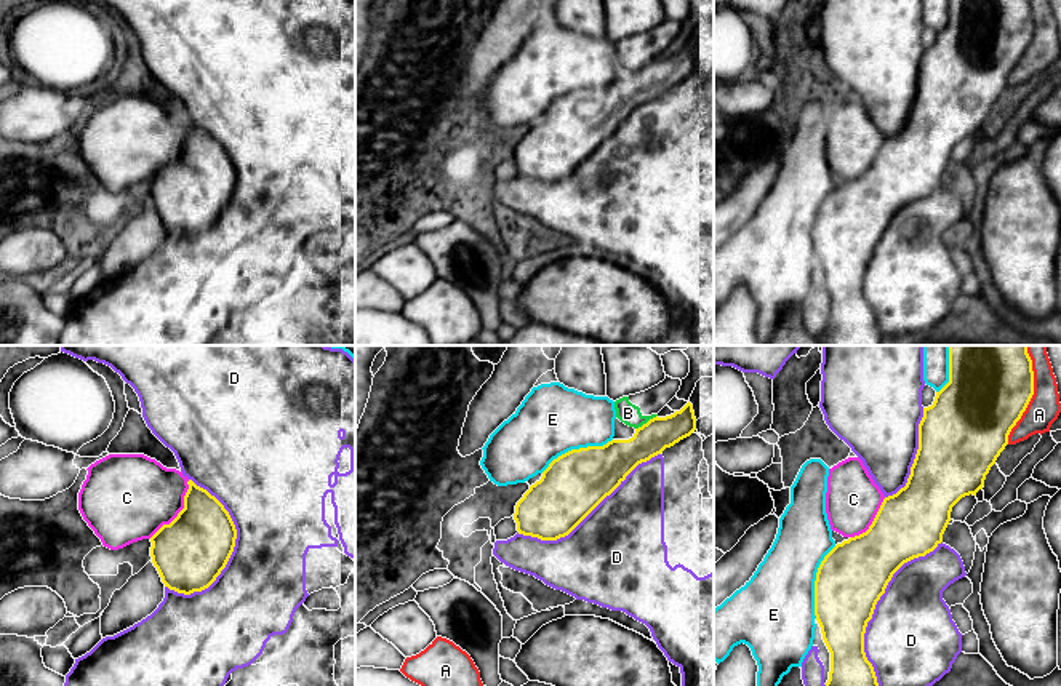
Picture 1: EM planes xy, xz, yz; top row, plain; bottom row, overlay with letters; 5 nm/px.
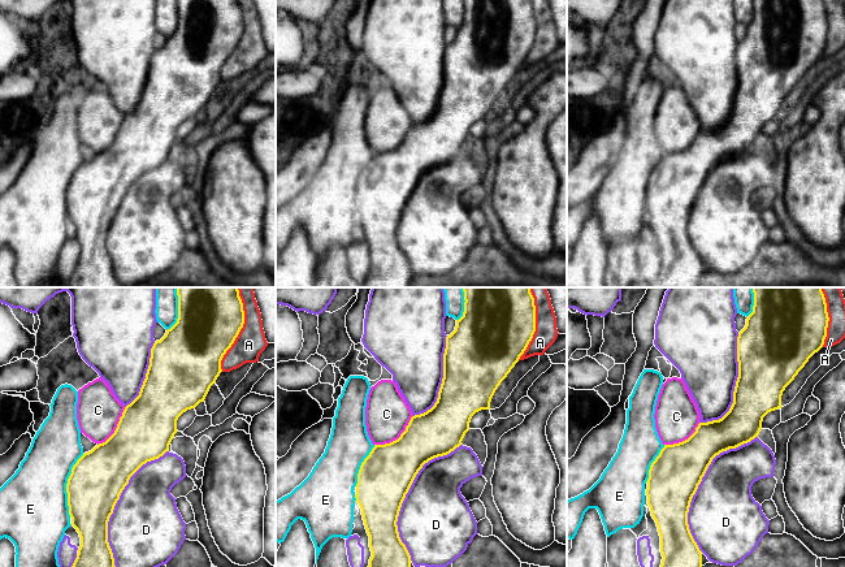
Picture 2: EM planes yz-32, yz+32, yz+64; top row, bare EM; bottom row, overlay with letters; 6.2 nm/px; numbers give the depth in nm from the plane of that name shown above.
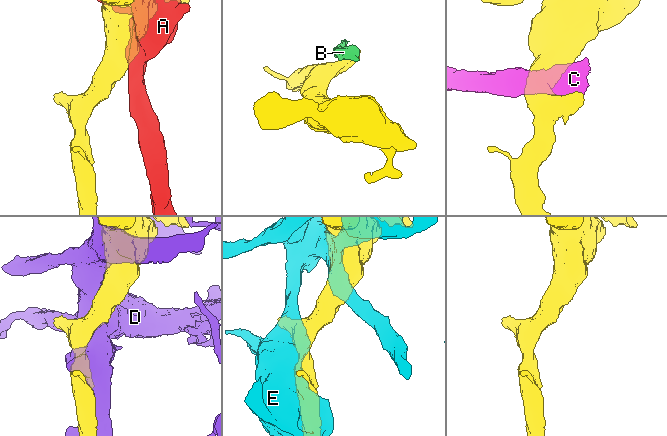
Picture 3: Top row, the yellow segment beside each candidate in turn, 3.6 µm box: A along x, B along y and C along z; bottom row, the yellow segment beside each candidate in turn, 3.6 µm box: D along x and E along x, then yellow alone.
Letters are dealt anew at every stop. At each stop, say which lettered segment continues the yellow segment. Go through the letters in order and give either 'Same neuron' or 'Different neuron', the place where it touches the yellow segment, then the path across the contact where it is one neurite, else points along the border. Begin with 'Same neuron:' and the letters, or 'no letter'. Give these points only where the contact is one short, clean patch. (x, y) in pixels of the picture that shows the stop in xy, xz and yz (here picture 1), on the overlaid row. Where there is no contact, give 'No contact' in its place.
Same neuron: no letter
A: Different neuron. Touches yellow at yz (1032, 394)
B: Different neuron. Touches yellow at xz (647, 422). Boundary: xz (656, 414), (636, 429)
C: Different neuron. Touches yellow at xy (180, 512)
D: Different neuron. Touches yellow at yz (874, 606)
E: Different neuron. Touches yellow at yz (815, 582)

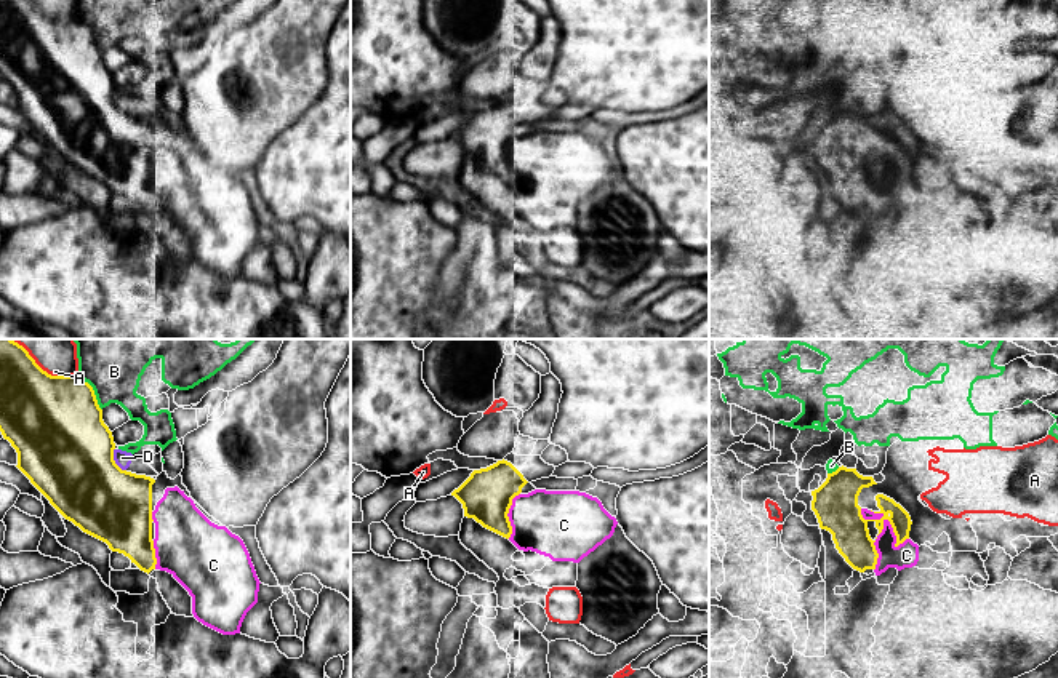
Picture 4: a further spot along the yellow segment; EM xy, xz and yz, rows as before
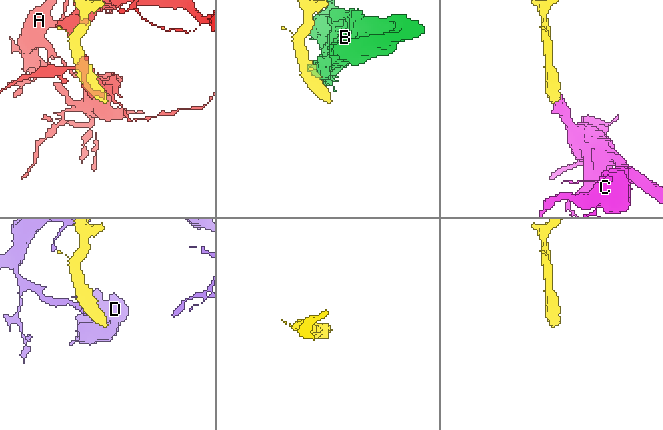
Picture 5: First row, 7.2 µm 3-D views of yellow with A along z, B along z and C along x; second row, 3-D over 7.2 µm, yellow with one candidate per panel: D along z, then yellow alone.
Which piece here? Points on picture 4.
Same neuron: C
A: Different neuron. Touches yellow at xy (42, 370)
B: Different neuron. Touches yellow at xy (93, 392)
C: Same neuron. Touches yellow at yz (881, 531)
D: Different neuron. Touches yellow at xy (114, 461). Boundary: xy (114, 448), (114, 461), (125, 470)

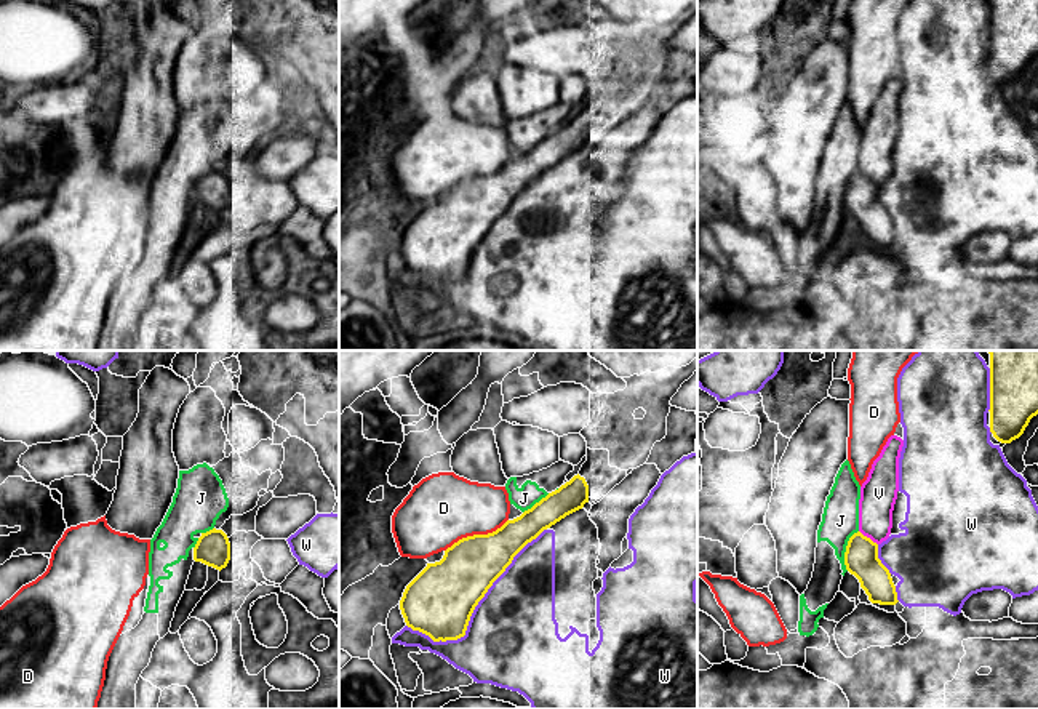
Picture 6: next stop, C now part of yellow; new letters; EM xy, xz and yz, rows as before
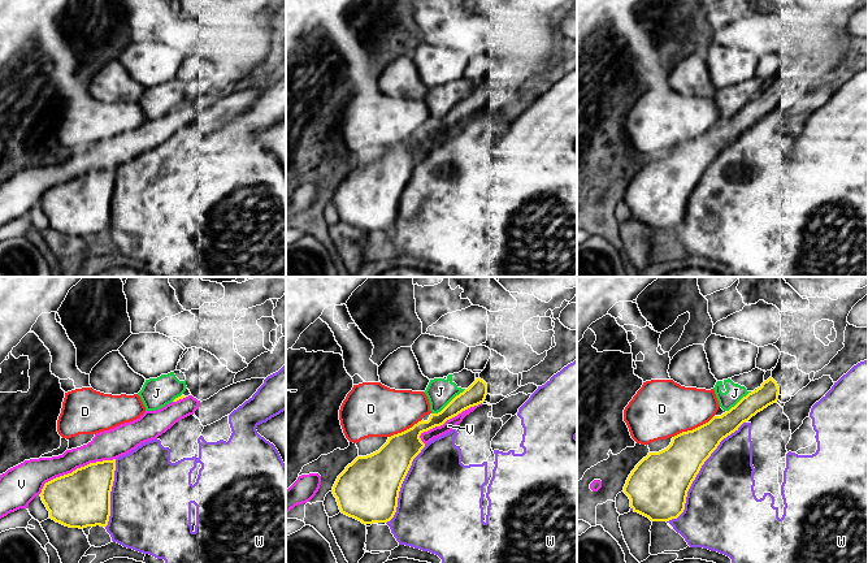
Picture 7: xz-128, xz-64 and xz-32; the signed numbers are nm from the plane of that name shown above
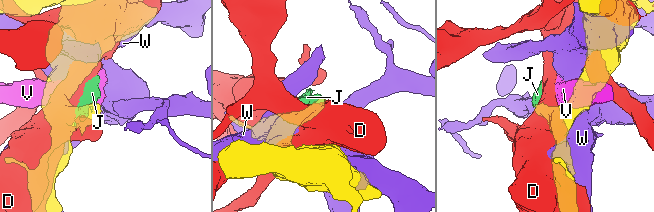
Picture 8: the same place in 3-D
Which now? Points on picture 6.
Same neuron: no letter
D: Different neuron. Touches yellow at xz (475, 535)
J: Different neuron. Touches yellow at yz (846, 551). Boundary: yz (858, 530), (846, 546), (846, 570)
V: Different neuron. Touches yellow at yz (869, 538)
W: Different neuron. Touches yellow at xz (474, 608)

